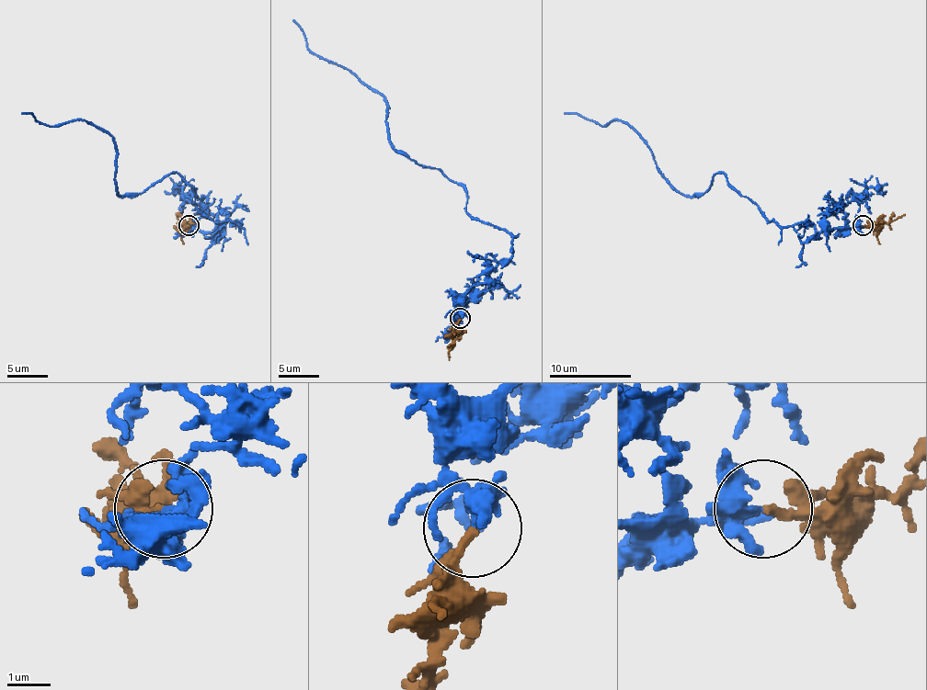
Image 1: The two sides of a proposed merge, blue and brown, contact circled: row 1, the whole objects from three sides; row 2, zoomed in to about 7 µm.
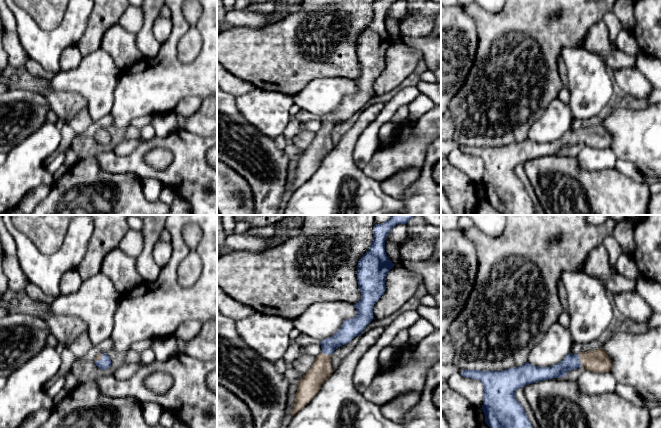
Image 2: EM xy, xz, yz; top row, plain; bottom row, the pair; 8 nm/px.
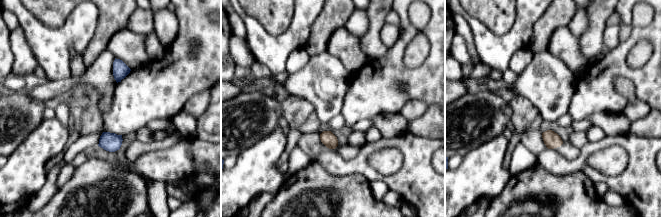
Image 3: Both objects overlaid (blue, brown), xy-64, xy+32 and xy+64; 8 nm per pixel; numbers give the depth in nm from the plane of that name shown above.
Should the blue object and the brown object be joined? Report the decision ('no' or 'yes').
yes

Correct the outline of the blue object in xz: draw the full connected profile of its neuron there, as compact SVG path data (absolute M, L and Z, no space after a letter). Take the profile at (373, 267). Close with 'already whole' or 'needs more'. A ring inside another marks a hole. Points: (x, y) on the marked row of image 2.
M391 215L390 219L373 227L373 241L369 250L359 259L357 280L361 299L354 306L357 315L345 320L341 328L331 337L321 341L321 353L315 358L311 368L298 382L292 416L303 409L318 393L322 383L334 372L331 356L340 346L348 344L361 334L373 320L373 306L386 290L385 280L394 267L385 252L385 240L389 232L398 224L407 224L415 215Z; needs more

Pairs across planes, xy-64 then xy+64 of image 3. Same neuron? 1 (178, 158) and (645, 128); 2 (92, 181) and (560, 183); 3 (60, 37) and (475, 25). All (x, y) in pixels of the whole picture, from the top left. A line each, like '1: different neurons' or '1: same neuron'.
1: different neurons
2: same neuron
3: same neuron

